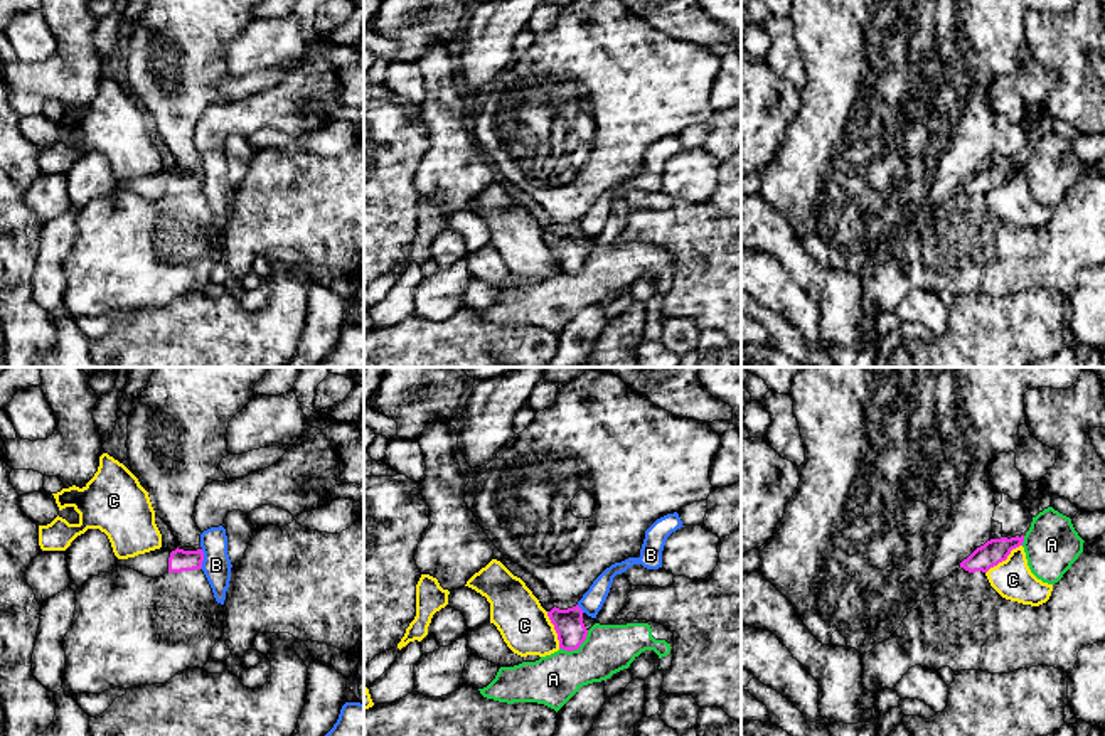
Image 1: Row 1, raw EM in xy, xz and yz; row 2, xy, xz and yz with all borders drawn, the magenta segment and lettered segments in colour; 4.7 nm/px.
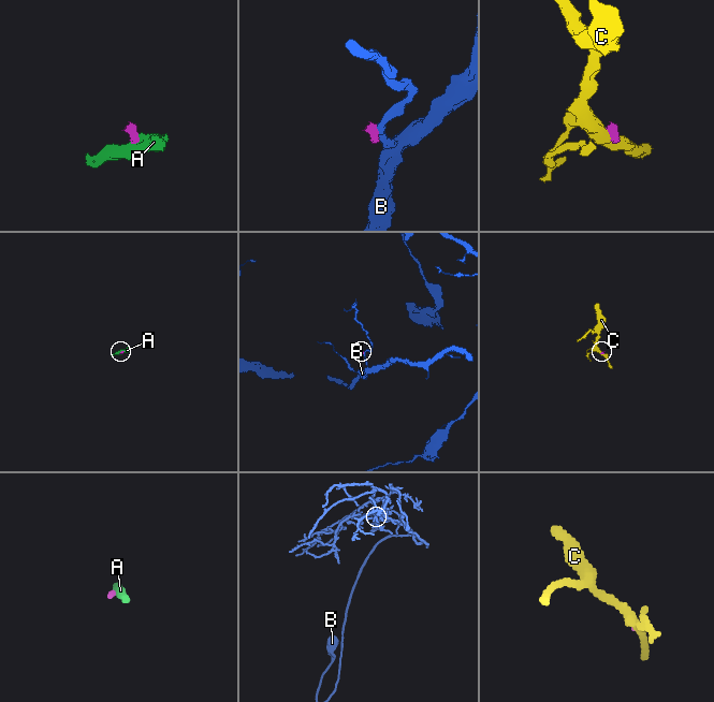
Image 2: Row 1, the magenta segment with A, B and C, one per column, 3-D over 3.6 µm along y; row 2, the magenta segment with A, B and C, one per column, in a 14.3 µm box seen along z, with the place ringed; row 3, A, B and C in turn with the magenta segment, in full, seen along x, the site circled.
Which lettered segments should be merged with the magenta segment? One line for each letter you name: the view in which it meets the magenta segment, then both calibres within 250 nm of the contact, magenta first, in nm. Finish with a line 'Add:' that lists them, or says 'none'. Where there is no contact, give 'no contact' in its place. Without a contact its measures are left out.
Add: none

